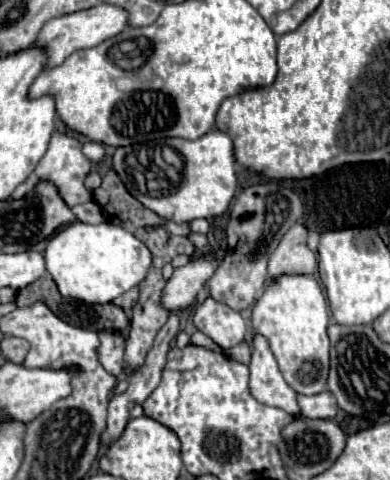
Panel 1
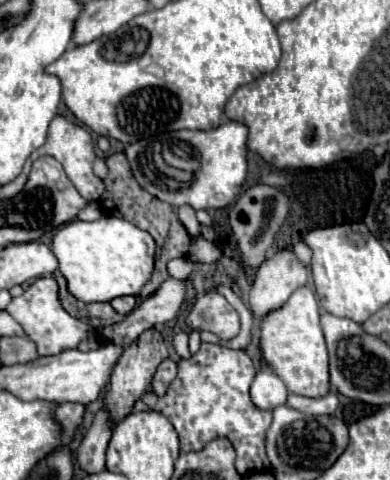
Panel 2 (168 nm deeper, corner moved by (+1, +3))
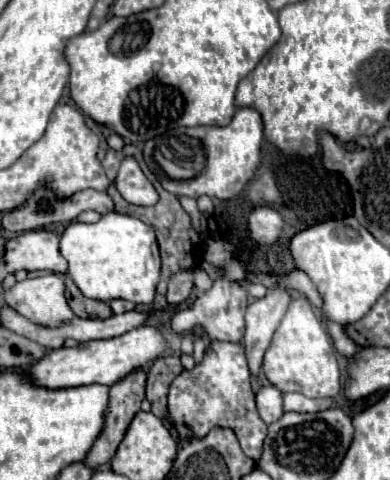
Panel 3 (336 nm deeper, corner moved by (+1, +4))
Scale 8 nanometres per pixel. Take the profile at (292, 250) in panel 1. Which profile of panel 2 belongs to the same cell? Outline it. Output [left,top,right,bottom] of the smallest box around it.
[250,251,308,323]

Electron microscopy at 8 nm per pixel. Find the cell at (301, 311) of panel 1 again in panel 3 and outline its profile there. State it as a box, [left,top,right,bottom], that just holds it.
[262,296,340,398]

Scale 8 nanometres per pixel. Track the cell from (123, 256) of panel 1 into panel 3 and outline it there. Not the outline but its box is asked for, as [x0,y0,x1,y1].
[60,212,160,304]

